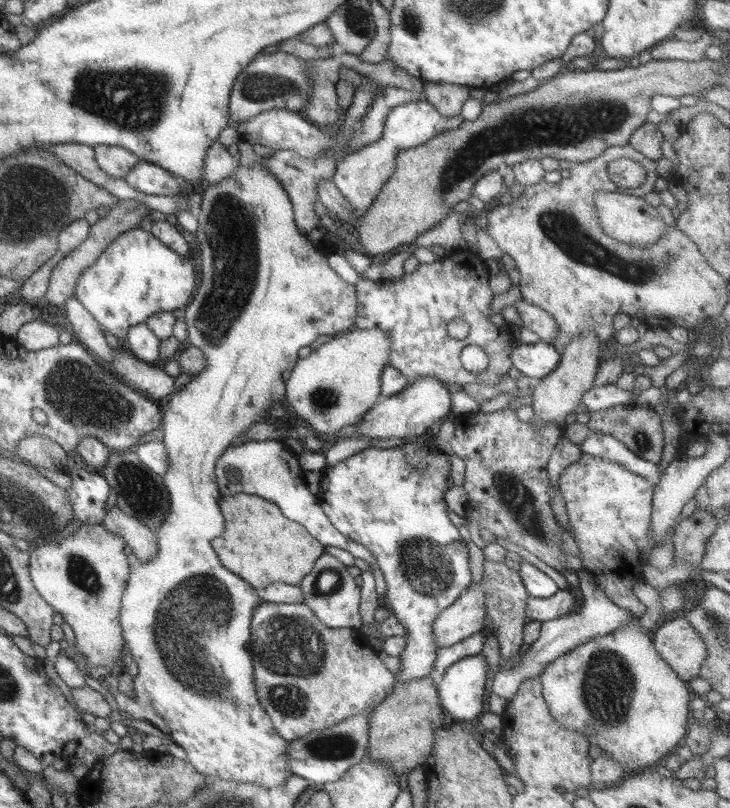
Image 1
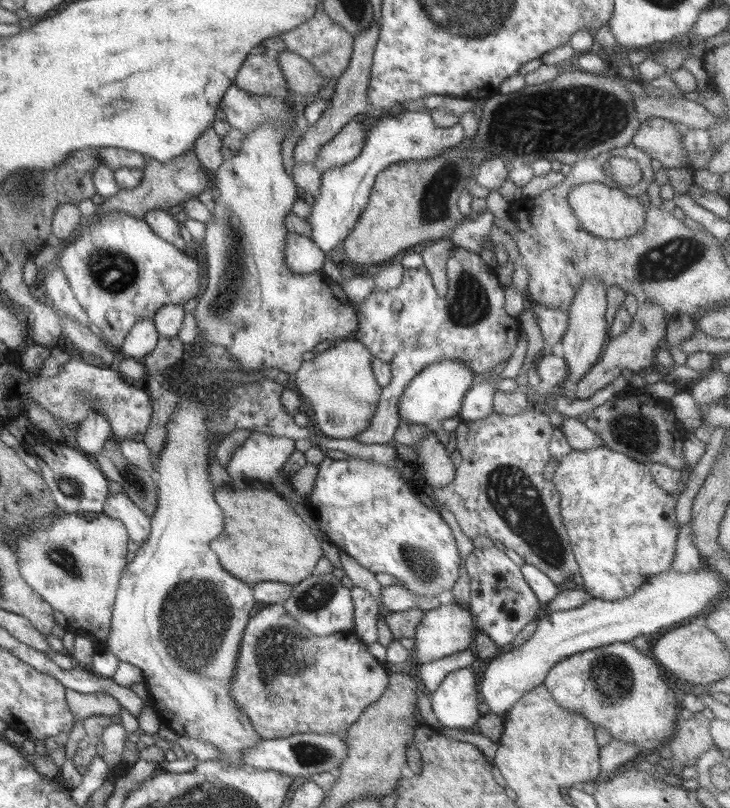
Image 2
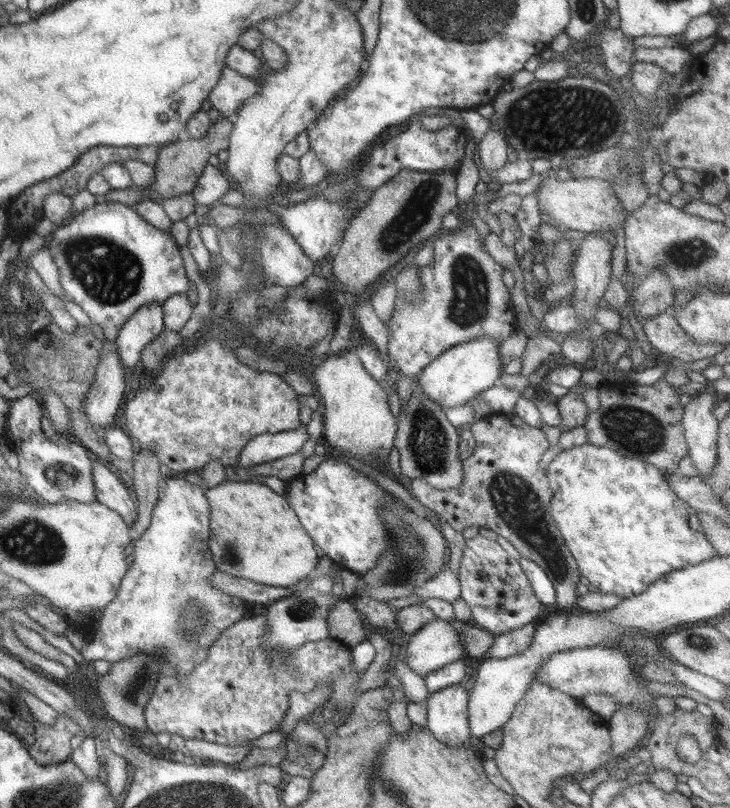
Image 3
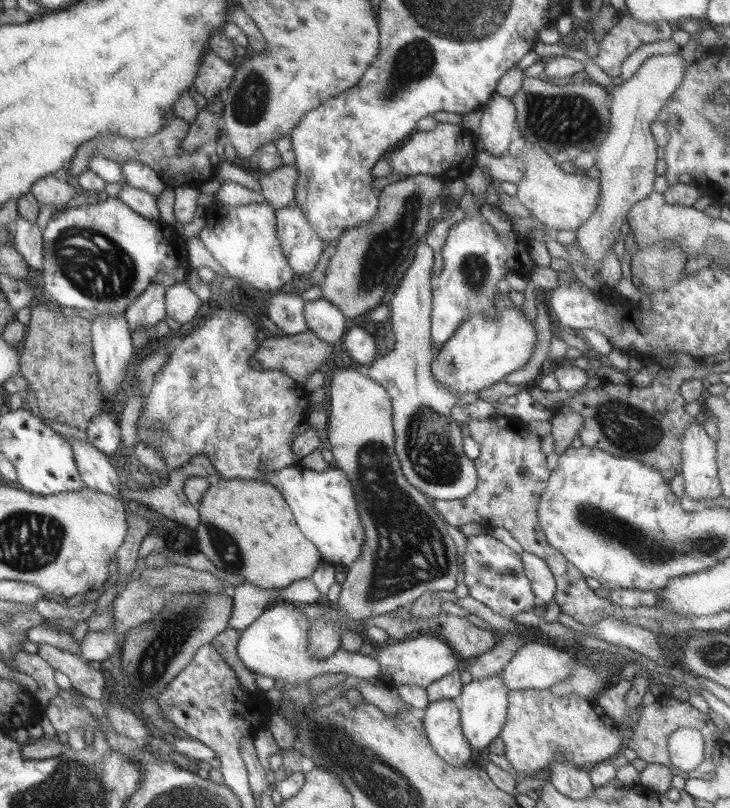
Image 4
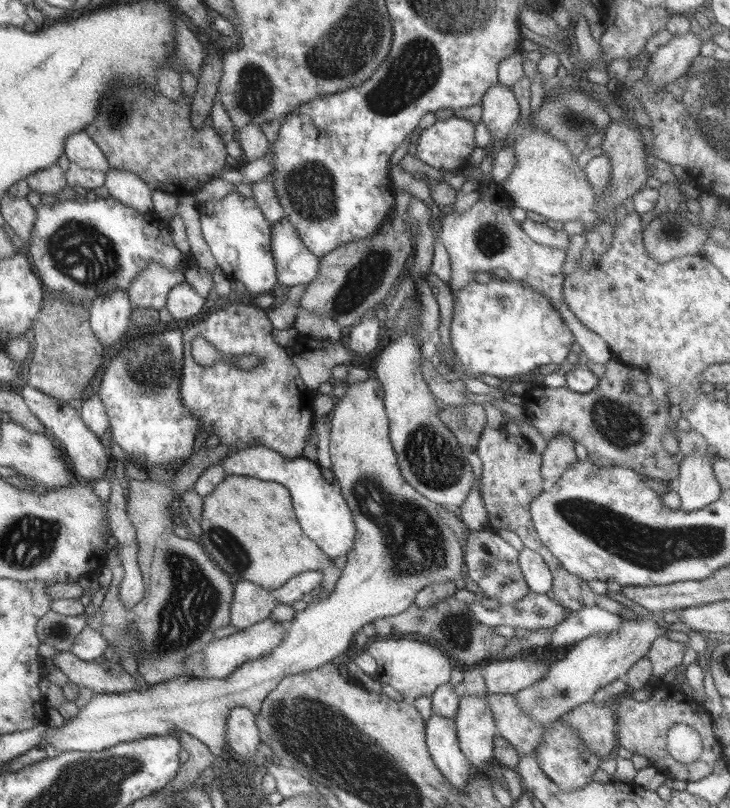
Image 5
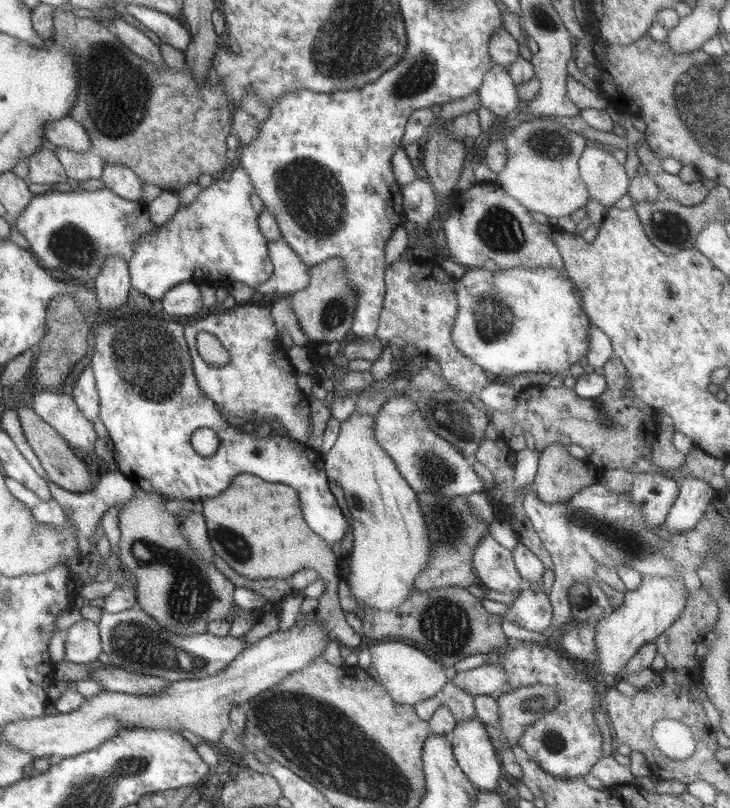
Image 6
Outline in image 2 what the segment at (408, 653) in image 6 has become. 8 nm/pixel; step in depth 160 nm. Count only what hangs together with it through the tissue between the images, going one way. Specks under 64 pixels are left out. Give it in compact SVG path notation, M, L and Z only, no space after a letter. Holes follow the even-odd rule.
M450 602L445 605L440 605L434 610L424 612L422 620L416 628L414 650L415 663L420 666L427 662L432 662L451 654L458 654L460 651L469 649L472 645L472 635L476 630L475 620L471 610L464 605Z

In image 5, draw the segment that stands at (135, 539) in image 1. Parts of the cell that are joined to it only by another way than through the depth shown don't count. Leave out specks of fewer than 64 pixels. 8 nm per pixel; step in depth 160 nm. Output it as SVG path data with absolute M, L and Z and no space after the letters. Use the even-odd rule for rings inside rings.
M28 384L20 390L20 394L22 398L25 398L29 409L44 423L48 434L63 449L66 458L70 460L71 468L73 470L92 470L94 472L94 474L77 474L77 480L92 483L98 479L108 477L107 471L111 468L112 462L109 448L104 448L104 444L98 440L99 436L85 425L85 421L81 418L76 407L70 406L68 402L61 402L60 399L56 399L52 395L48 395L44 391L38 390L37 387Z

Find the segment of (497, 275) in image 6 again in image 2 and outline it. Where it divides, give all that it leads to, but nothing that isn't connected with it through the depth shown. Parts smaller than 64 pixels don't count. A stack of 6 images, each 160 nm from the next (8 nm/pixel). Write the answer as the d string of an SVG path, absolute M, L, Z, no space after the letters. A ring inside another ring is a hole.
M450 359L425 366L422 372L410 381L400 397L397 407L401 420L429 426L454 418L460 412L464 395L473 385L475 376L470 367L459 360Z

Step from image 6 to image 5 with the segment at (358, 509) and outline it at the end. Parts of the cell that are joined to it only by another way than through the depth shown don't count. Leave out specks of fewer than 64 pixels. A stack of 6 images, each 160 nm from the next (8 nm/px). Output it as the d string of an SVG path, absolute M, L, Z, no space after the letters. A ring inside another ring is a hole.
M368 379L345 386L345 394L328 415L331 421L328 434L331 458L329 469L334 473L335 480L341 486L341 494L350 506L356 526L356 539L354 547L346 556L348 562L329 597L318 603L307 604L303 611L295 613L295 617L286 626L284 641L276 649L271 650L270 654L264 654L262 658L242 663L228 678L198 679L182 675L156 686L149 685L146 690L138 692L127 690L126 693L118 694L94 693L74 718L64 720L62 727L50 727L47 724L45 737L40 745L42 748L50 745L58 751L100 752L122 742L168 735L170 730L176 729L183 730L210 746L216 756L220 752L228 754L225 732L229 710L235 706L245 706L258 716L267 694L270 694L285 676L317 669L333 659L344 660L350 641L355 639L355 634L361 631L364 625L374 622L378 617L391 617L404 612L415 602L419 590L445 582L453 582L456 589L465 588L464 545L440 518L436 504L428 501L403 479L397 454L389 437L389 420L385 411L382 385L376 379Z

